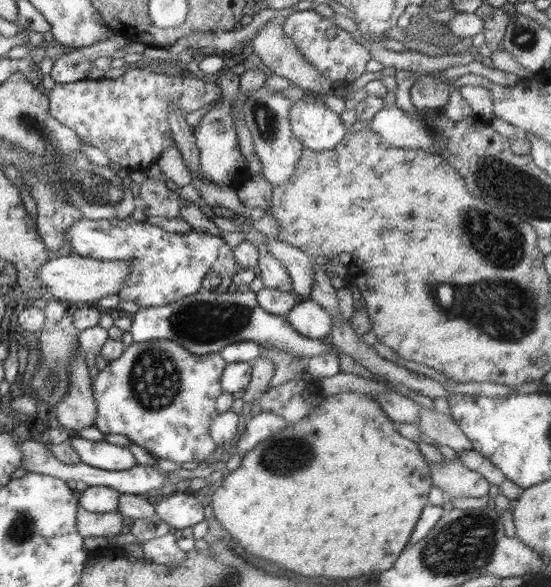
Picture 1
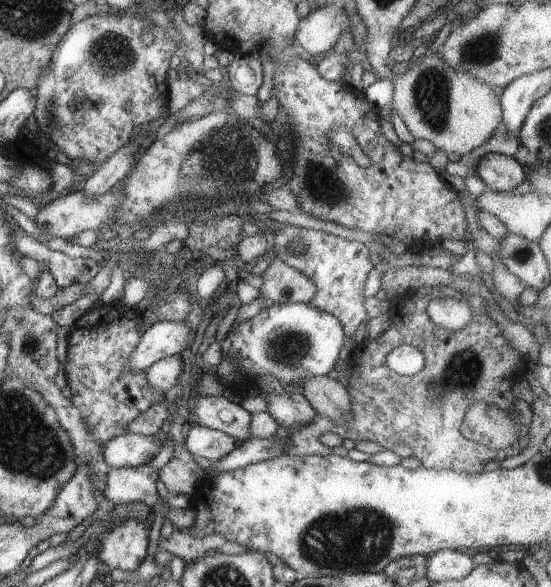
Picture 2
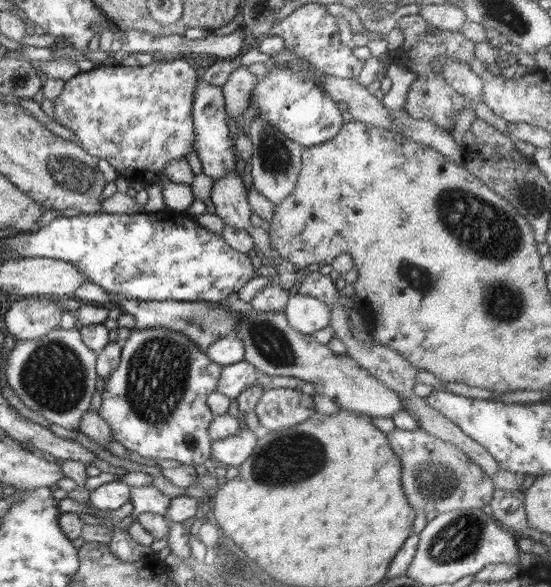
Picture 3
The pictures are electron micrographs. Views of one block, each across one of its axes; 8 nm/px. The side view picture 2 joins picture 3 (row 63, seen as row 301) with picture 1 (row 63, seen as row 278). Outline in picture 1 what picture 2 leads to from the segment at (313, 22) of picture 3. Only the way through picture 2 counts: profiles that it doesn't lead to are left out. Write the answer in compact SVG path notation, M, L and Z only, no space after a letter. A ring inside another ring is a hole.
M314 9L303 11L289 11L283 20L283 31L286 36L292 39L292 43L302 52L306 62L310 62L314 68L318 69L323 75L326 75L331 81L340 84L353 83L356 78L360 78L366 71L367 63L372 60L370 49L364 45L358 44L351 33L338 27L332 19L323 17Z

